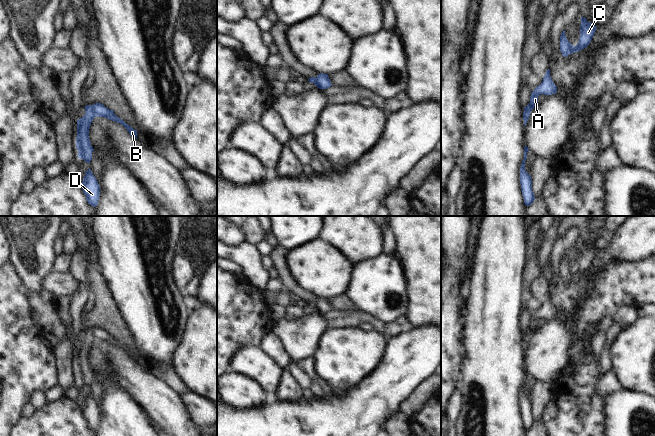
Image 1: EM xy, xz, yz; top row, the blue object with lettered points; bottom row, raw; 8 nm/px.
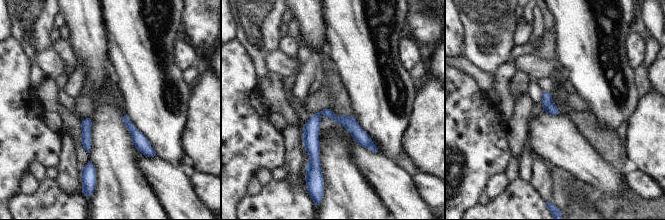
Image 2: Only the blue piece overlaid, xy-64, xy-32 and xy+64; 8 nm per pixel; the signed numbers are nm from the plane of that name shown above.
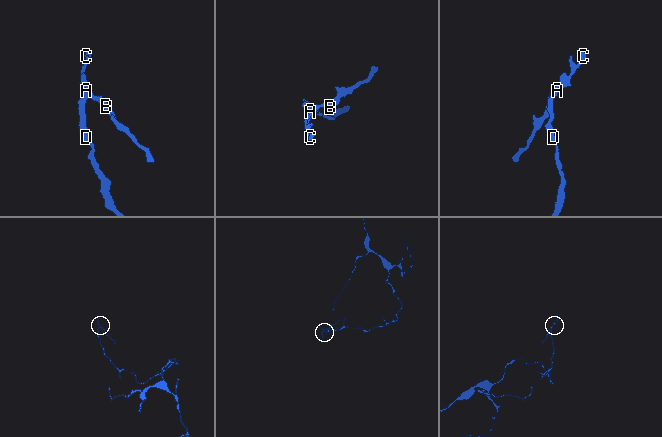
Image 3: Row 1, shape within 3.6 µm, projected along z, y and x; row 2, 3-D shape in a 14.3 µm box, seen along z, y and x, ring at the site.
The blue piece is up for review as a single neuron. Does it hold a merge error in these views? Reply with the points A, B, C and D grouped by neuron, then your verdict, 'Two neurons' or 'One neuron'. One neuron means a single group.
Groups: A B C / D. Two neurons.

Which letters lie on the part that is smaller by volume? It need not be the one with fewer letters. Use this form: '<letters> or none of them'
A, B, C

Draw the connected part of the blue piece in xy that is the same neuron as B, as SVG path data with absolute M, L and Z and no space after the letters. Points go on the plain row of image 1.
M95 327L95 328L92 329L92 335L94 336L94 338L97 341L105 341L109 344L120 347L121 349L123 349L127 353L127 355L129 356L129 358L131 360L133 360L134 362L137 363L137 354L133 353L131 350L126 348L122 343L120 343L118 340L116 340L114 338L113 334L110 334L110 333L106 332L101 327Z

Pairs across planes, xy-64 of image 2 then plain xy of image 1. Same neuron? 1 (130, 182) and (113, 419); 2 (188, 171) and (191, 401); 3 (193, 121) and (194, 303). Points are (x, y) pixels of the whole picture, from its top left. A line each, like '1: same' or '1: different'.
1: same
2: different
3: different

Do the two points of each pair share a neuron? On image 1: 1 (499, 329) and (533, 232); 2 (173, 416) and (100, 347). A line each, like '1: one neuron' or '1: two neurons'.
1: two neurons
2: one neuron

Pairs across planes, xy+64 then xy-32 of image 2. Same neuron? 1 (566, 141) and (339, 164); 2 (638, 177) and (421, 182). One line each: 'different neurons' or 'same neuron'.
1: different neurons
2: same neuron

